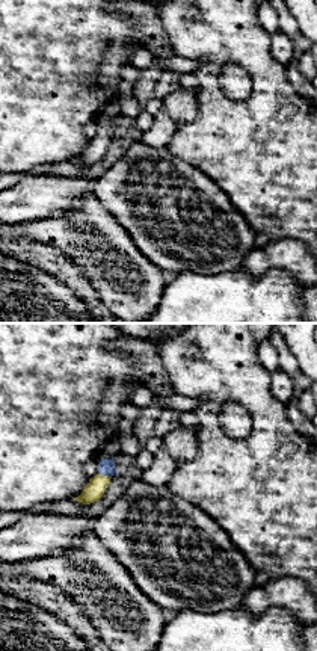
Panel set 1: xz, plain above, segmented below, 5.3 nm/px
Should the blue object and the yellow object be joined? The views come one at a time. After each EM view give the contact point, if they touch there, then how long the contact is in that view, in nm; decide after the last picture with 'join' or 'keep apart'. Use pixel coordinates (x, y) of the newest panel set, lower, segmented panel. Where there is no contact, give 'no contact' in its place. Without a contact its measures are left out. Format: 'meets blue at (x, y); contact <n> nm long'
meets blue at (104, 475); contact 70 nm long

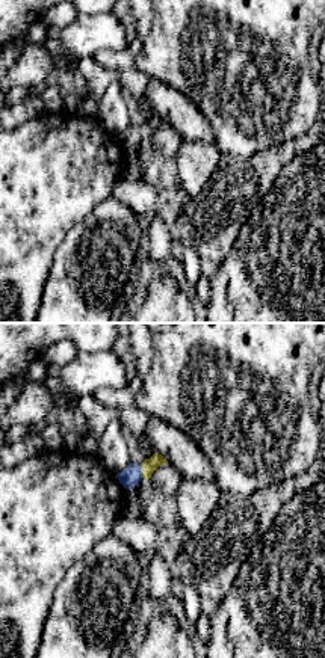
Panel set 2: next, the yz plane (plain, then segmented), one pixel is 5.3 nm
meets blue at (139, 471); contact 70 nm long

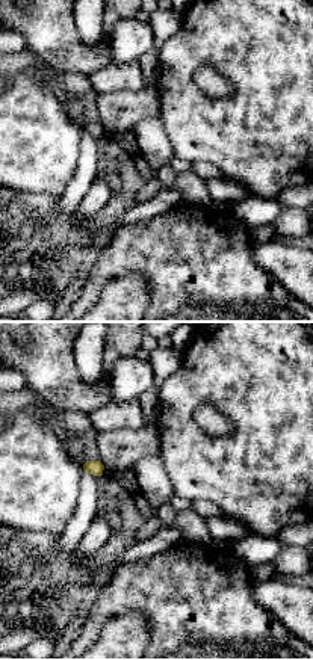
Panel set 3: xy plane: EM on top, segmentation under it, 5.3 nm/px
no contact

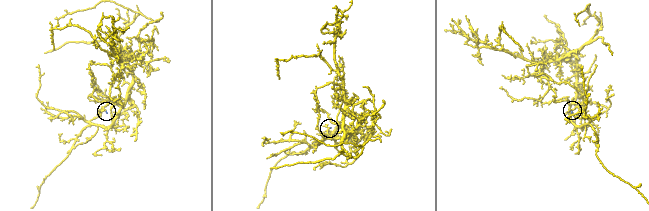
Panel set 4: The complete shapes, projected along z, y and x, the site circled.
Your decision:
join

